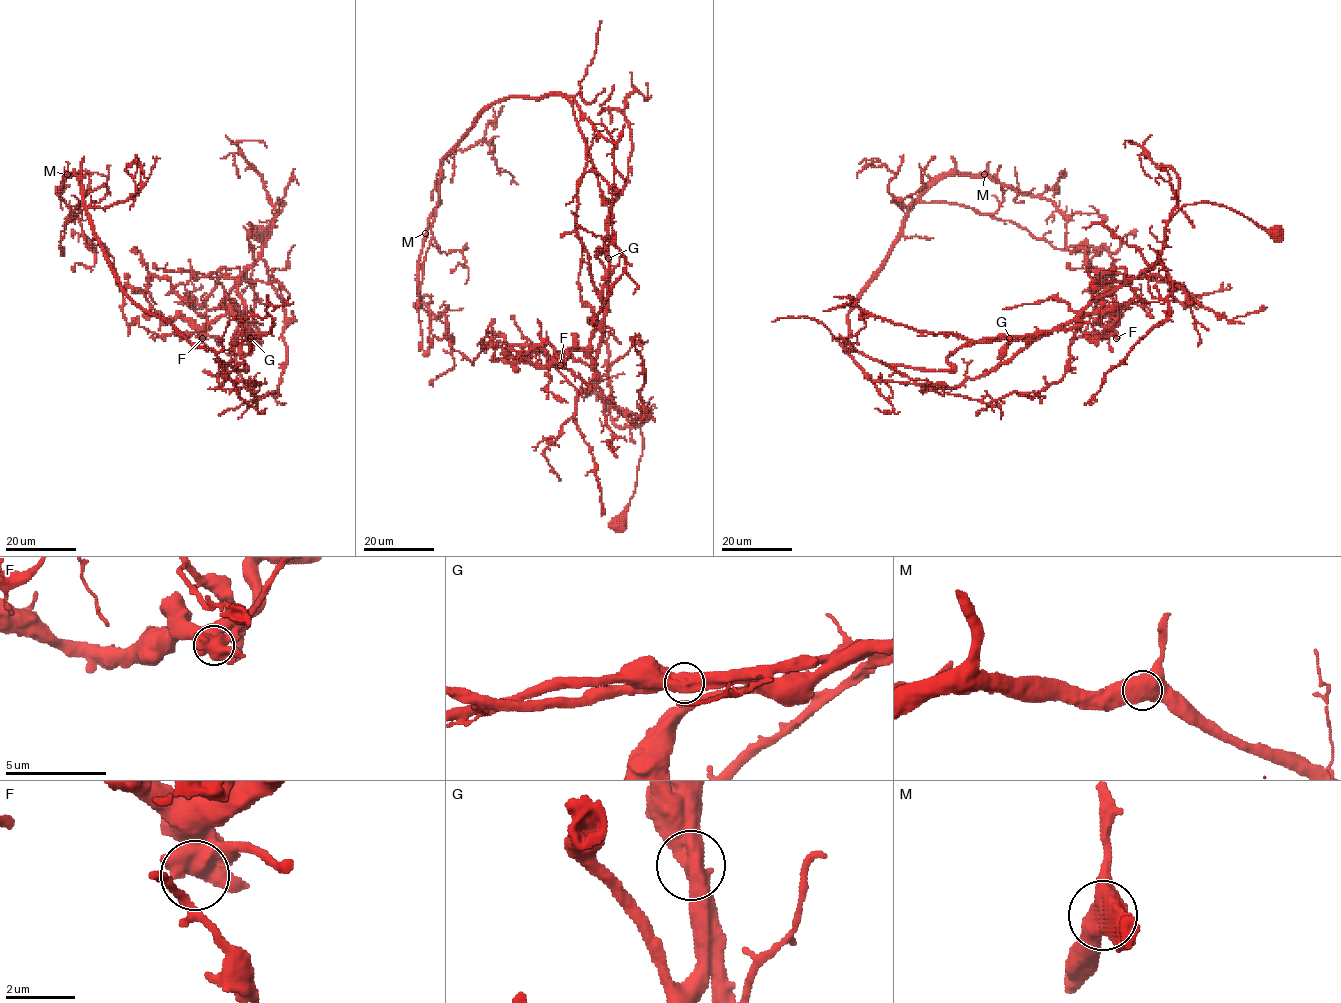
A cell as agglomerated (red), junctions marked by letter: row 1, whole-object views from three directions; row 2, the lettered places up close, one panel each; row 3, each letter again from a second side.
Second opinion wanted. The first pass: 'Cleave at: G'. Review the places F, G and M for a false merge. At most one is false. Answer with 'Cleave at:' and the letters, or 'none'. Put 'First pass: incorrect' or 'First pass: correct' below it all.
Cleave at: G
First pass: correct

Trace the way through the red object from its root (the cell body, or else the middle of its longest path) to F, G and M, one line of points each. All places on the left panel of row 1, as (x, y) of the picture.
F: (261, 230), (285, 202), (261, 255), (241, 275), (230, 295), (206, 313), (206, 326), (202, 338)
G: (261, 230), (285, 202), (261, 255), (240, 277), (238, 292), (250, 338)
M: (261, 230), (285, 202), (240, 277), (253, 345), (240, 371), (127, 293), (80, 175), (67, 174)

